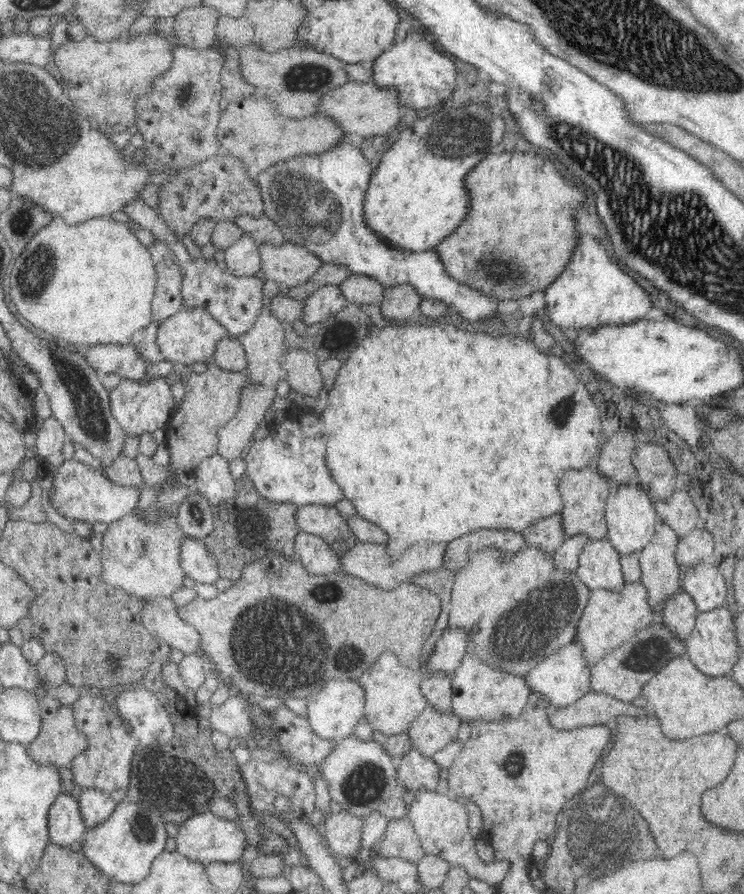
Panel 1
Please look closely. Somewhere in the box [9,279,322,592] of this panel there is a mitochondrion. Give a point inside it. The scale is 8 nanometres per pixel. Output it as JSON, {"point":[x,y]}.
{"point":[88,410]}

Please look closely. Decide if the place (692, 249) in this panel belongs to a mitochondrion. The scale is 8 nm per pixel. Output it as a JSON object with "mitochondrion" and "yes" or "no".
{"mitochondrion":"yes"}

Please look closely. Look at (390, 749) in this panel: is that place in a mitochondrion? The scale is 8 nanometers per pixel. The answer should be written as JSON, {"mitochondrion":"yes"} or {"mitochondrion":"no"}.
{"mitochondrion":"no"}

